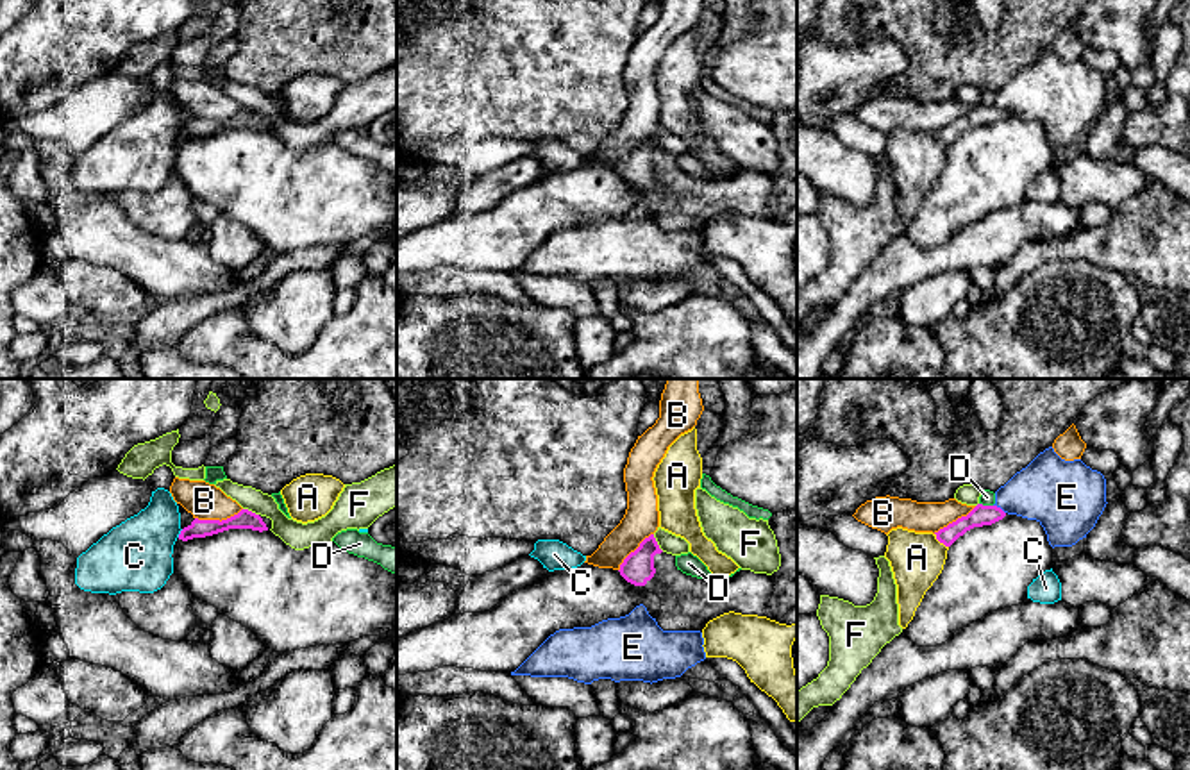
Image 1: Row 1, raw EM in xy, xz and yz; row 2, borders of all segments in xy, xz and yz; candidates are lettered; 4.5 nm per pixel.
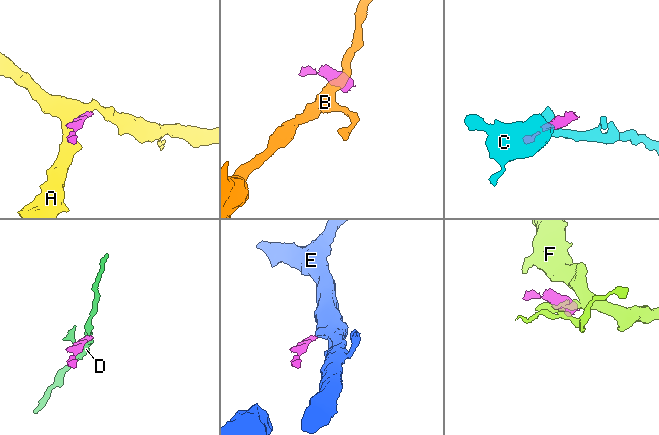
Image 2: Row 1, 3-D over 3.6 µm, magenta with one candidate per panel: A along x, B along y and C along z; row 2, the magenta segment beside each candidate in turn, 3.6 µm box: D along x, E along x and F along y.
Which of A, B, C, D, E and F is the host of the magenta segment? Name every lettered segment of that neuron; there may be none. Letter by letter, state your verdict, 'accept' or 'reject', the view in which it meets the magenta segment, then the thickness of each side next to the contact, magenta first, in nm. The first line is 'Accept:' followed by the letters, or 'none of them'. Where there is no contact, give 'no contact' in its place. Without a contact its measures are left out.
Accept: none of them
A: reject; contact in yz; calibres 100 and 240 nm
B: reject; contact in xy; calibres 90 and 170 nm
C: reject; contact in xy; calibres 80 and 320 nm
D: reject; contact in yz; calibres 100 and 70 nm
E: reject; contact in yz; calibres 100 and 300 nm
F: reject; contact in xz; calibres 140 and 90 nm

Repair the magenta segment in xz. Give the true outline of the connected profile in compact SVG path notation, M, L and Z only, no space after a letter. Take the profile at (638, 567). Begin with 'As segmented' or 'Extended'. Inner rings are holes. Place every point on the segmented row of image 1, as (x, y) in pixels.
Extended. M654 534L645 538L640 547L624 559L618 572L627 582L643 586L649 593L661 598L663 613L656 622L663 631L702 632L709 620L729 611L765 616L768 602L775 591L770 575L754 573L750 570L740 570L727 579L697 579L686 575L675 566L675 556L659 548Z

